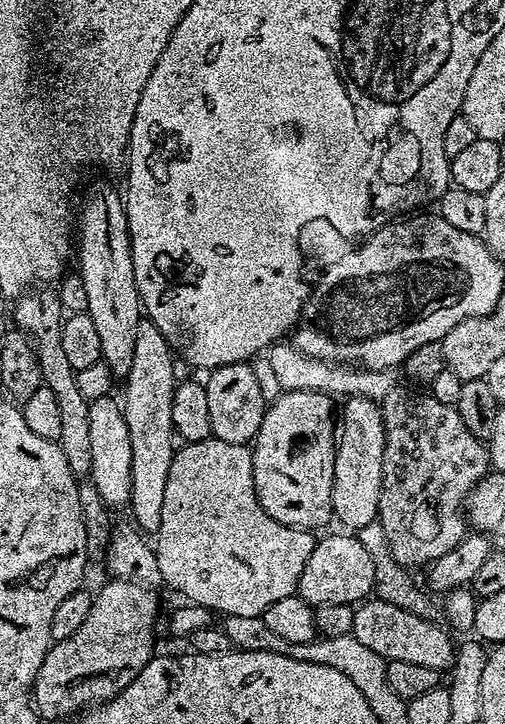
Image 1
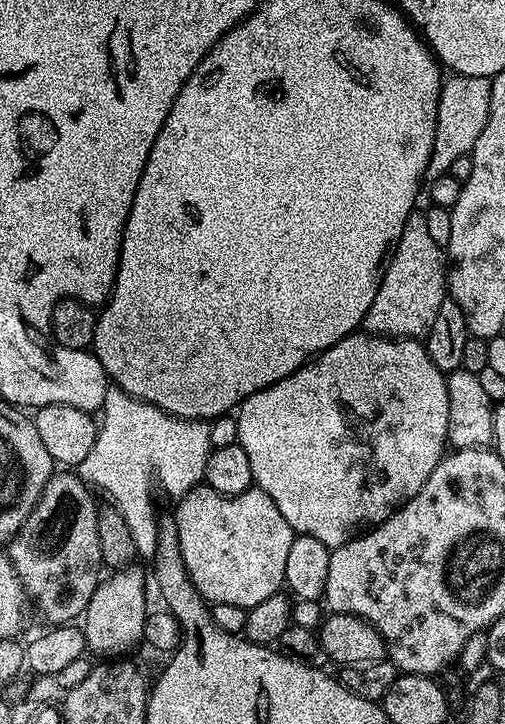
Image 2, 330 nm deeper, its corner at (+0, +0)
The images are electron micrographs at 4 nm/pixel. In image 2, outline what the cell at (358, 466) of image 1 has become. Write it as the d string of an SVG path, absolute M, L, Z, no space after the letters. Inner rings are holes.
M364 330L357 331L351 336L342 338L334 346L315 357L314 362L309 362L299 368L294 374L279 380L269 388L258 390L247 396L238 406L235 413L238 426L238 442L242 450L246 450L246 458L250 458L250 470L255 487L262 489L282 510L282 518L290 522L293 533L310 538L318 538L328 548L341 548L347 540L363 533L365 530L381 524L385 518L400 509L406 501L414 498L418 490L434 474L434 466L444 459L446 445L449 443L447 436L447 415L449 401L447 394L447 379L445 373L434 366L430 360L427 347L419 339L393 339L387 336L371 335Z

